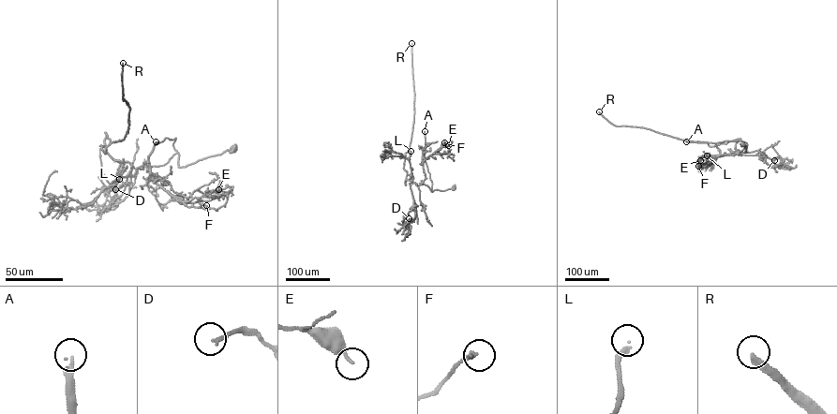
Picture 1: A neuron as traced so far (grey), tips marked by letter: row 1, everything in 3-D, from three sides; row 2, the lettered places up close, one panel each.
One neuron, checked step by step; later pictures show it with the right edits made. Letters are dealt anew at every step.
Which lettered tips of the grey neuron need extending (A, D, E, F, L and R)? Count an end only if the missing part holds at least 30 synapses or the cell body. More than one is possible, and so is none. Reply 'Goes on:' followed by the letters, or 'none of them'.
Goes on: A, L, R

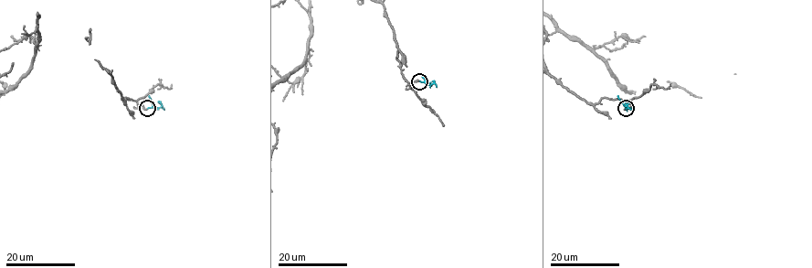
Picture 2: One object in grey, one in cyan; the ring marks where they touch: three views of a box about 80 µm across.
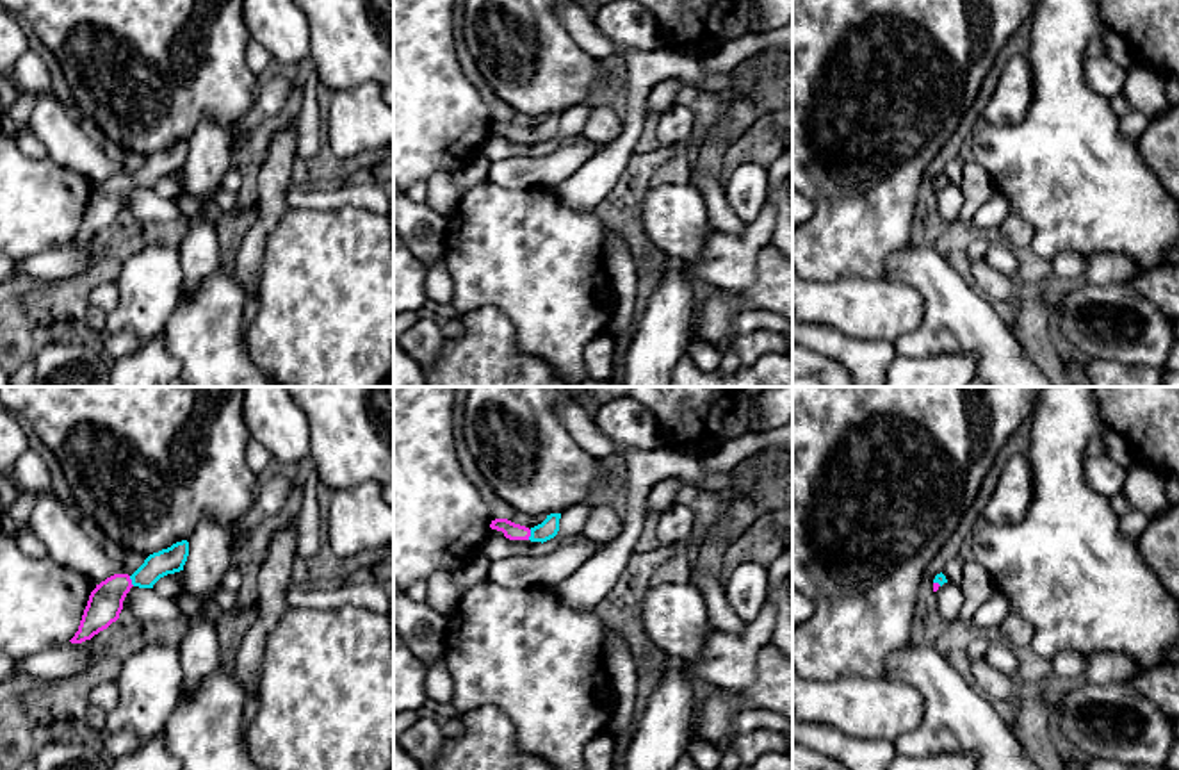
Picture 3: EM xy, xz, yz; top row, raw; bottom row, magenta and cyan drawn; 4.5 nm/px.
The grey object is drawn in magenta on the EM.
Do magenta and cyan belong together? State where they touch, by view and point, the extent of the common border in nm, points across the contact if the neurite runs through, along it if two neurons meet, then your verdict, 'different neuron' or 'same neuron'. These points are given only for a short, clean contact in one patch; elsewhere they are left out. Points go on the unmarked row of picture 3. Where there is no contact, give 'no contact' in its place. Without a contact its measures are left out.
contact xy (130, 182); length 50 nm; way xy (105, 202), (130, 182), (170, 161); same neuron

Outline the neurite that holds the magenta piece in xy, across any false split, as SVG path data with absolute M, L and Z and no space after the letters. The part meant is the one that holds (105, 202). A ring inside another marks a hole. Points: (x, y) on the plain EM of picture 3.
M182 141L167 150L150 155L132 176L114 175L96 185L89 196L78 232L69 242L82 244L107 230L119 219L123 201L132 187L153 189L160 178L183 171L187 157L189 143Z

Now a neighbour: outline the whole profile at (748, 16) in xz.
M736 0L725 30L730 39L773 34L793 18L793 0Z

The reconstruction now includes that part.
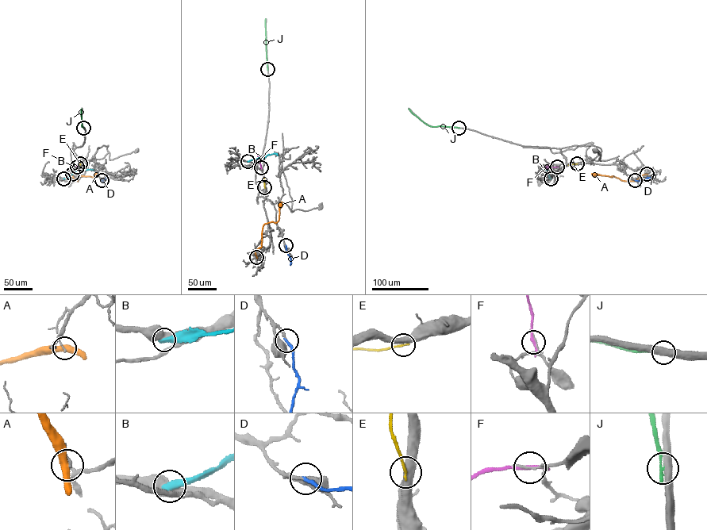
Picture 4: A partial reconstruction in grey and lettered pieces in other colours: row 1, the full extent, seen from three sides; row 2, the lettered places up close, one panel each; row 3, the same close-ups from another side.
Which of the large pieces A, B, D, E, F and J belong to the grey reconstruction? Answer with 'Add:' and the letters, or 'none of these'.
Add: D

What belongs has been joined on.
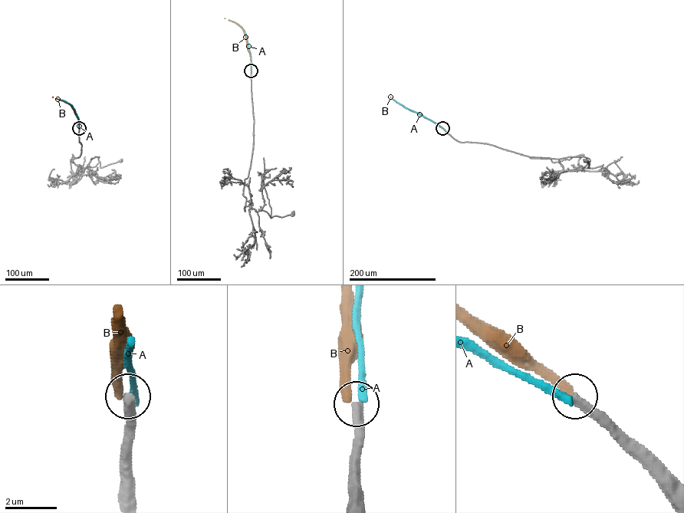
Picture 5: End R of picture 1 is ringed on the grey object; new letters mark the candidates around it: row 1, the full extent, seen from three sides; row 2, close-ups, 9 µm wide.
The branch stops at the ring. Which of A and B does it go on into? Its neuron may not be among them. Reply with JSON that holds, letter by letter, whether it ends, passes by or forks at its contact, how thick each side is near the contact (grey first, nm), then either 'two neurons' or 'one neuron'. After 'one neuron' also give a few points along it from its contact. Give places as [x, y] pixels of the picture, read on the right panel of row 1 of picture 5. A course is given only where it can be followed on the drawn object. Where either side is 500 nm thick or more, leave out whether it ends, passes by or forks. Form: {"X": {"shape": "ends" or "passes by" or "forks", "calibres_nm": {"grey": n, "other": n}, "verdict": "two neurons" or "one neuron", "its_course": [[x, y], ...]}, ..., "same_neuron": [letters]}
{"A": {"shape": "ends", "calibres_nm": {"grey": 400, "other": 320}, "verdict": "two neurons"}, "B": {"shape": "ends", "calibres_nm": {"grey": 360, "other": 340}, "verdict": "two neurons"}, "same_neuron": []}

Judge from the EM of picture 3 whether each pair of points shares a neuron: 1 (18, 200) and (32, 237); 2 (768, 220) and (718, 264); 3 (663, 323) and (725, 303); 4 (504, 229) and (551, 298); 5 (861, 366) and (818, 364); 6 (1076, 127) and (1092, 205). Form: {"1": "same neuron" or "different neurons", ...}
{"1": "same neuron", "2": "same neuron", "3": "different neurons", "4": "same neuron", "5": "different neurons", "6": "same neuron"}

